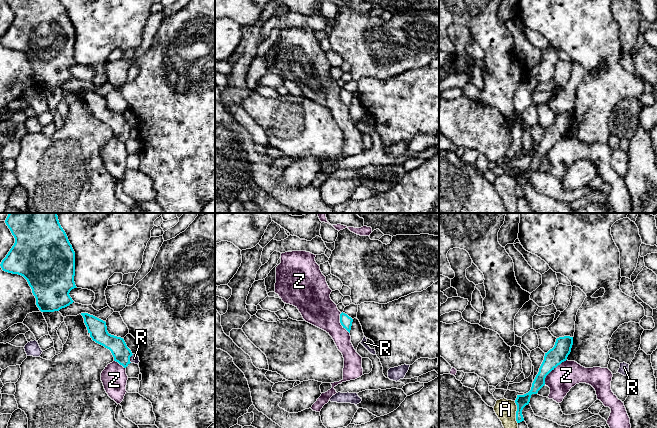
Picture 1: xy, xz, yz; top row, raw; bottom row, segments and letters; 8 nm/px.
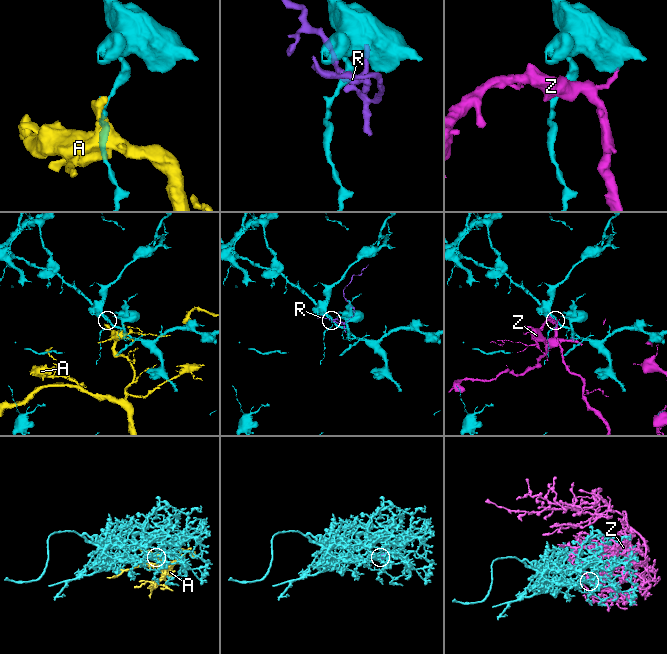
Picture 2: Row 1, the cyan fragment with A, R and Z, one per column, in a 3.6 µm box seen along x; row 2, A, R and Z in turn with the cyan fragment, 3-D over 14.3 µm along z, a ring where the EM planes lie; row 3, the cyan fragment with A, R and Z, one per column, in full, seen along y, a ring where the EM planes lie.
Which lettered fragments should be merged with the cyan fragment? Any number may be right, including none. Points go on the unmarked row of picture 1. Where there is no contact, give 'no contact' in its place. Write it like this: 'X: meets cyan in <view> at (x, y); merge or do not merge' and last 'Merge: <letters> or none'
A: meets cyan in yz at (516, 188); do not merge
R: meets cyan in xy at (129, 134); do not merge
Z: meets cyan in yz at (552, 145); do not merge
Merge: none

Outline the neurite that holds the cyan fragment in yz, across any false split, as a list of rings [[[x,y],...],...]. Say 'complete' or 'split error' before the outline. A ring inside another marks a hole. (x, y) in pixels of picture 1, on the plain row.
complete; [[[564,112],[556,115],[555,121],[547,129],[545,129],[544,136],[539,144],[531,166],[524,171],[517,171],[515,179],[517,181],[516,197],[520,199],[524,197],[522,186],[529,180],[532,170],[537,170],[538,167],[545,161],[546,152],[554,146],[558,141],[567,136],[573,121],[573,113]]]

